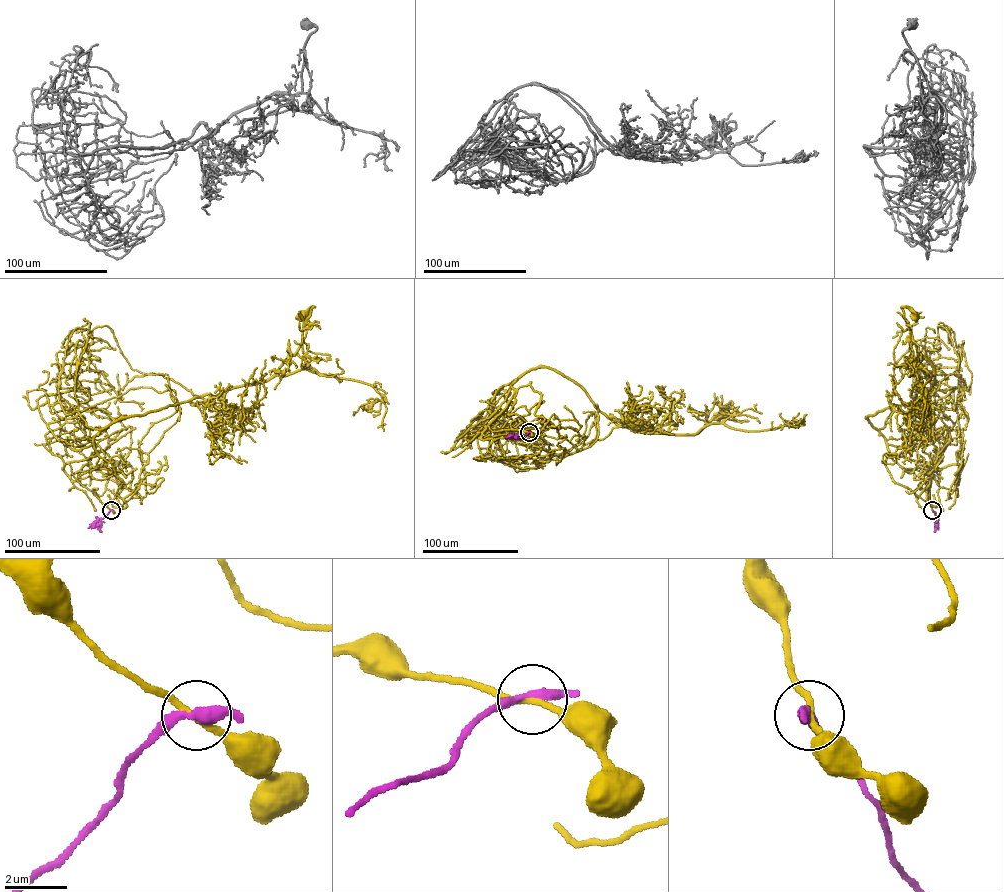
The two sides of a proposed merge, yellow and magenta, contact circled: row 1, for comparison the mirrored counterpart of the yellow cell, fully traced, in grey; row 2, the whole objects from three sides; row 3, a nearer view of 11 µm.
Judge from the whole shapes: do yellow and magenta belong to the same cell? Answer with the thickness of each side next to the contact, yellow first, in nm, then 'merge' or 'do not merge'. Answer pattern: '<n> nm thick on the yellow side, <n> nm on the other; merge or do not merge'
200 nm thick on the yellow side, 320 nm on the other; do not merge

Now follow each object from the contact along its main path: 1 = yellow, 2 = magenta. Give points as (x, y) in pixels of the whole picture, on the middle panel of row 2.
1: (529, 432), (487, 426), (511, 385), (538, 367), (573, 380), (619, 425), (694, 434), (732, 402), (721, 414)
2: (529, 432), (520, 438), (506, 438)

